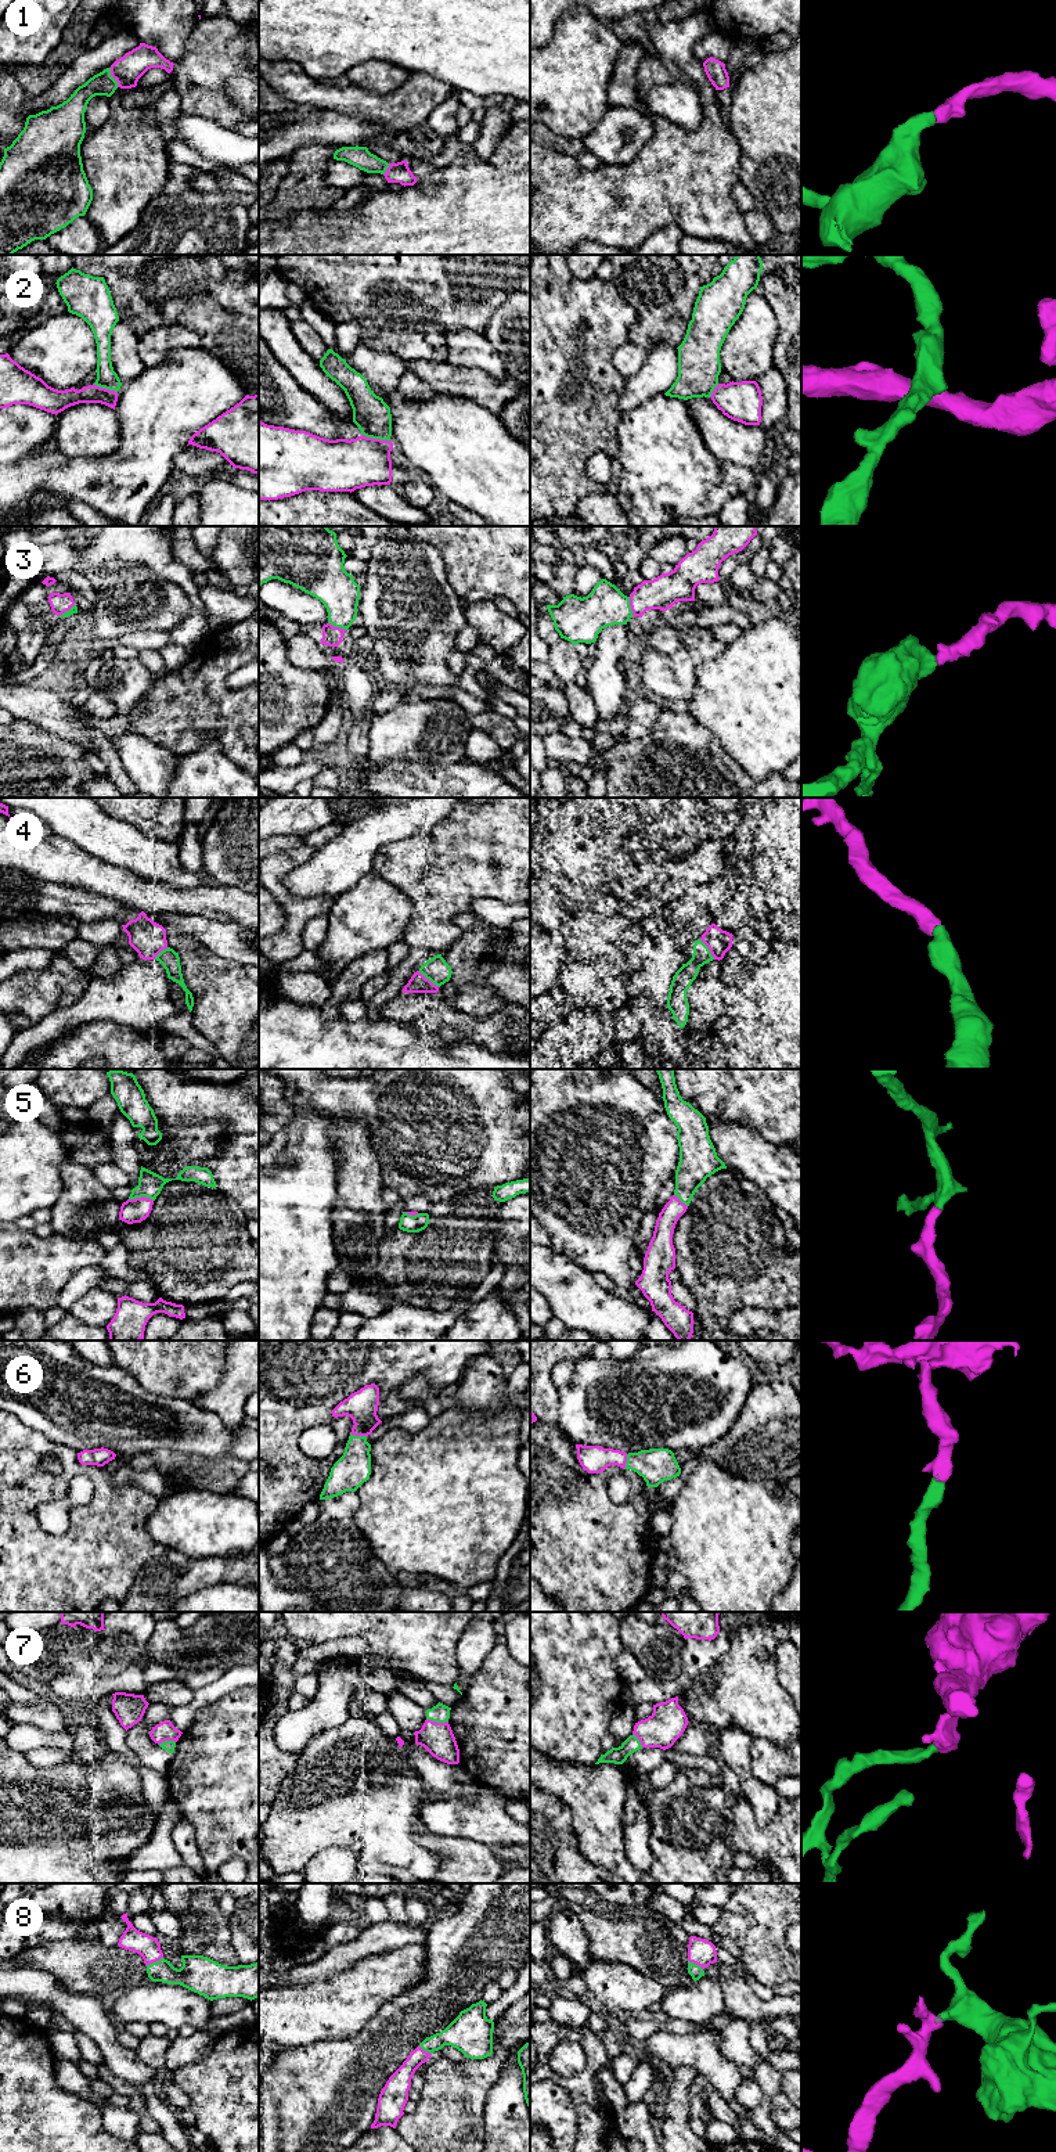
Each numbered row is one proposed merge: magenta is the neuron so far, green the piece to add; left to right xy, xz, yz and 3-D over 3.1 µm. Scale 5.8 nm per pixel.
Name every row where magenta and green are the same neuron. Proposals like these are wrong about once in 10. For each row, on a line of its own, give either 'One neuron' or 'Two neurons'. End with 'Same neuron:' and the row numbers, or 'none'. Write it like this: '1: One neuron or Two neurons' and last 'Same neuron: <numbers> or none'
1: One neuron
2: One neuron
3: One neuron
4: One neuron
5: One neuron
6: One neuron
7: One neuron
8: One neuron
Same neuron: 1, 2, 3, 4, 5, 6, 7, 8

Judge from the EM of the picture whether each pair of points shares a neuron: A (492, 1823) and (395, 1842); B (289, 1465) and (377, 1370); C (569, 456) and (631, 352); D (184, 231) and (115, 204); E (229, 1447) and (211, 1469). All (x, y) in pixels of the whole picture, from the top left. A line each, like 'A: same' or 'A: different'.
A: different
B: same
C: different
D: different
E: different

